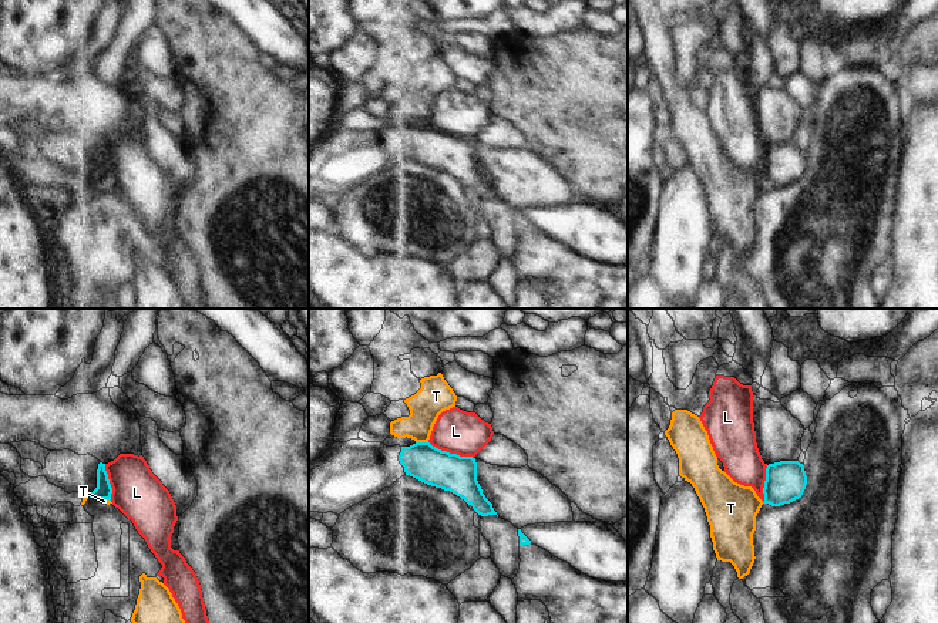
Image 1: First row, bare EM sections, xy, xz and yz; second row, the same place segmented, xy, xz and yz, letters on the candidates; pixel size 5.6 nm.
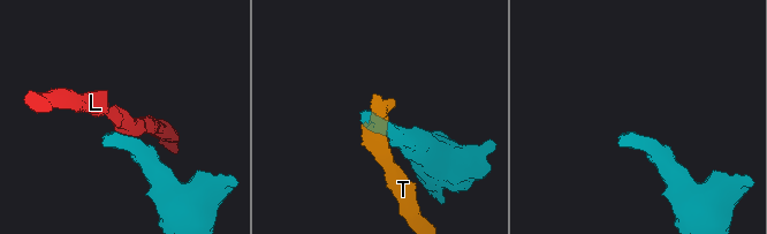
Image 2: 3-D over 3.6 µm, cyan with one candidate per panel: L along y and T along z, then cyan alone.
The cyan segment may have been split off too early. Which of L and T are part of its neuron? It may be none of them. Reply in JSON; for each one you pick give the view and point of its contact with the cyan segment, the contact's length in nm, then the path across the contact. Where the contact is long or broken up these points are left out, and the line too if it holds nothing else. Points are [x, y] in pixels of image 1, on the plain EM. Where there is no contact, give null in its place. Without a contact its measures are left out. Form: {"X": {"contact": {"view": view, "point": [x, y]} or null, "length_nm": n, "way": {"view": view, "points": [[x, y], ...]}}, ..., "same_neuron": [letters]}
{"same_neuron": []}

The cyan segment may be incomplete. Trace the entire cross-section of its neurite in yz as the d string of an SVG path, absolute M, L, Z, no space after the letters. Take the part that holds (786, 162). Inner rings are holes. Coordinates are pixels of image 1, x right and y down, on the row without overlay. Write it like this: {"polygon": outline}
{"polygon": "M799 142L769 145L764 162L764 185L780 188L801 179L807 166L804 147Z"}

